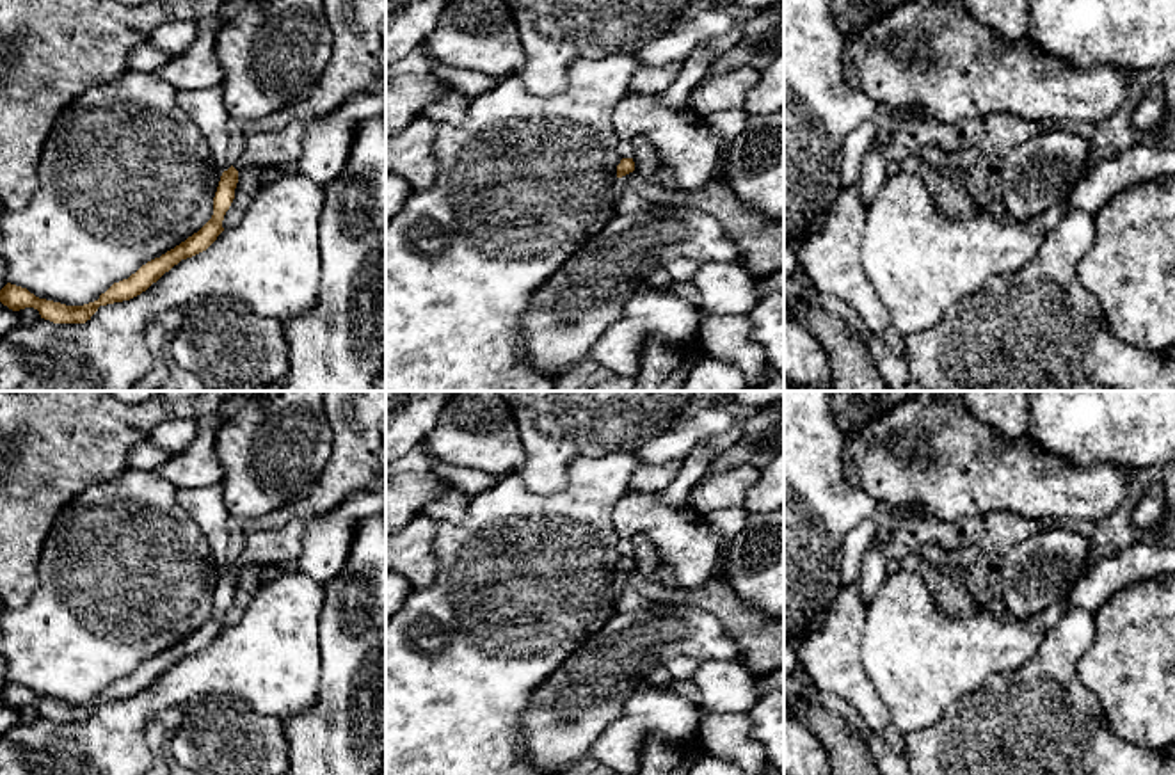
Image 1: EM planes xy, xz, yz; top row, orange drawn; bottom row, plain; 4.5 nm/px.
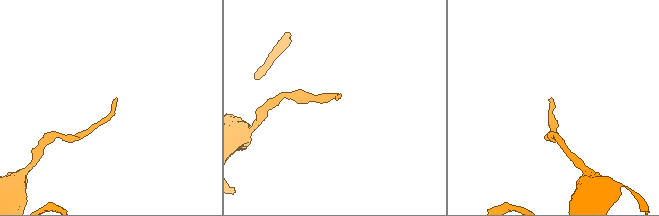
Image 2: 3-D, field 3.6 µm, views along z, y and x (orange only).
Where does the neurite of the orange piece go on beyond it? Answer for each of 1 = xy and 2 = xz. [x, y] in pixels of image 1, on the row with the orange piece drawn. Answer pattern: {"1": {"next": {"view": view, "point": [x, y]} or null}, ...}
{"1": {"next": null}, "2": {"next": null}}

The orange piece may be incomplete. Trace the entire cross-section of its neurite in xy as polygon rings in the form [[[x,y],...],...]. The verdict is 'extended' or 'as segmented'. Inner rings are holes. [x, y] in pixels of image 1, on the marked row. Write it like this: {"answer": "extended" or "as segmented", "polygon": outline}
{"answer": "as segmented", "polygon": [[[231,165],[222,172],[215,197],[213,197],[213,215],[212,219],[185,242],[167,251],[160,258],[155,258],[142,265],[128,279],[114,283],[98,300],[84,306],[66,306],[60,302],[39,299],[27,288],[7,283],[0,290],[0,302],[12,311],[25,308],[34,308],[39,311],[41,318],[53,324],[85,324],[98,311],[100,306],[130,300],[142,292],[146,292],[153,283],[156,283],[165,272],[169,272],[181,260],[192,258],[206,251],[217,236],[224,231],[222,220],[235,199],[235,188],[238,183],[238,171]]]}

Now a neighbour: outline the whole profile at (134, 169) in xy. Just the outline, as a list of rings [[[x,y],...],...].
[[[126,69],[62,110],[39,158],[37,190],[21,210],[4,208],[0,215],[0,258],[5,261],[7,283],[39,299],[84,306],[185,242],[212,219],[222,171],[197,124],[176,103],[176,94],[178,89],[158,73]]]

